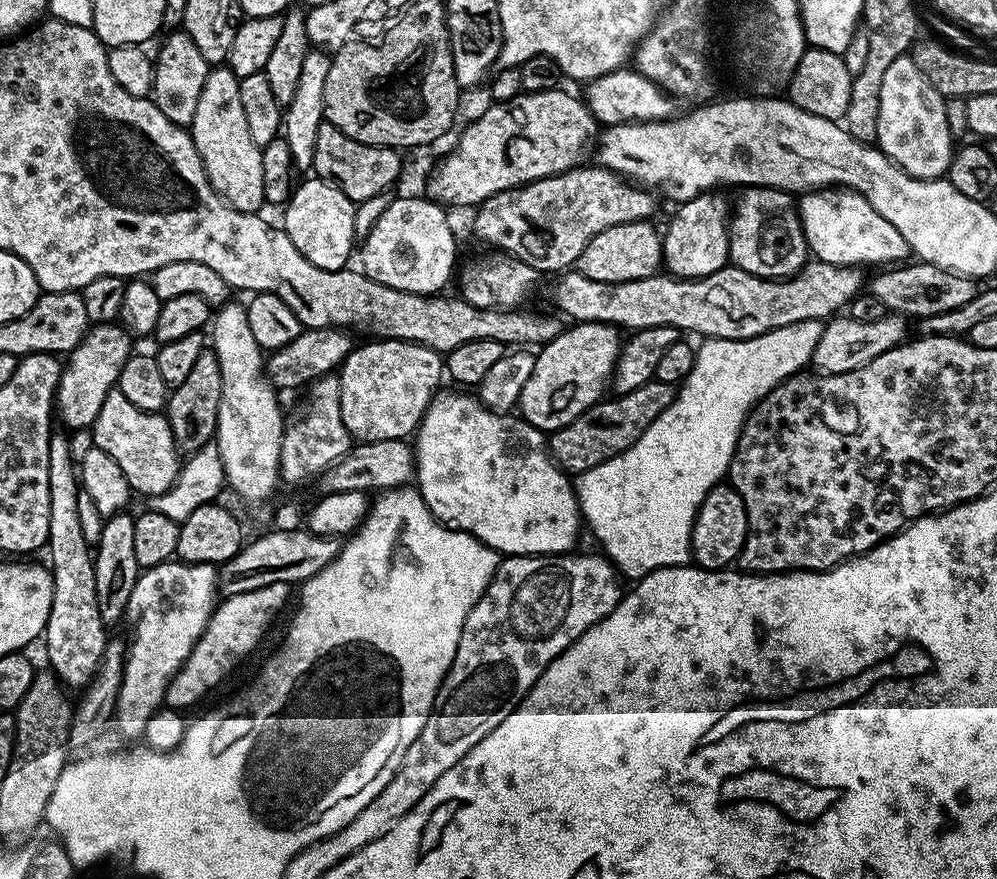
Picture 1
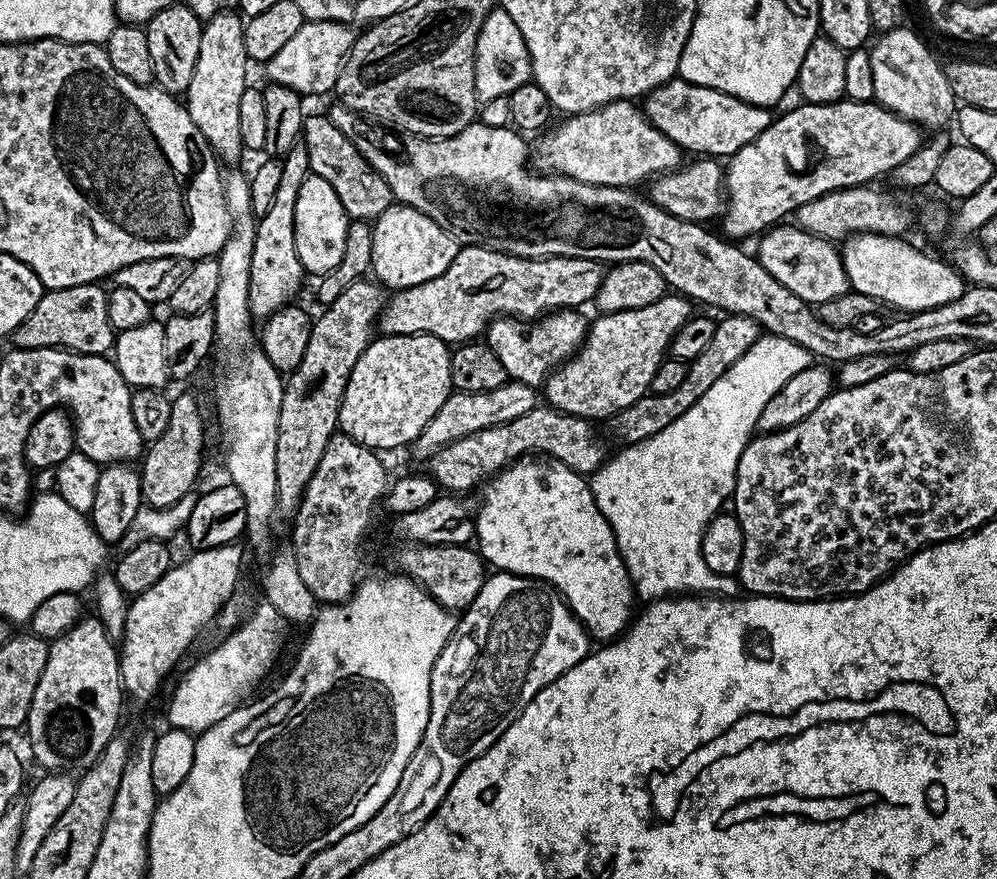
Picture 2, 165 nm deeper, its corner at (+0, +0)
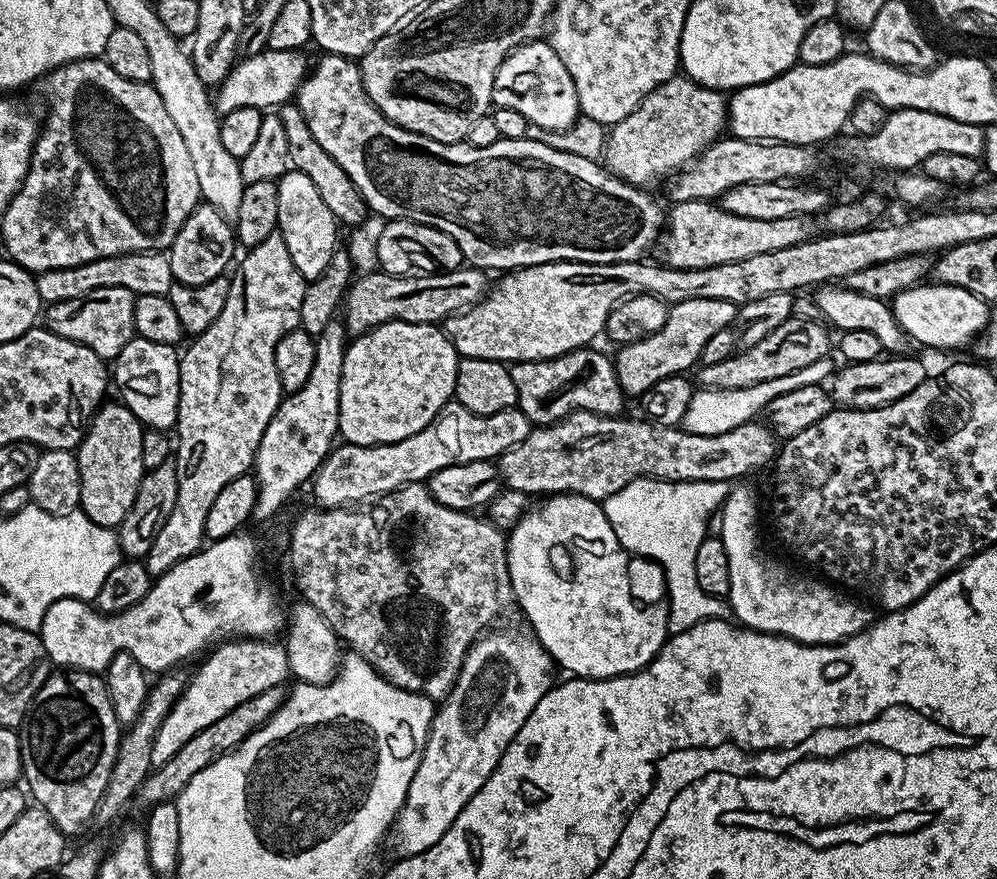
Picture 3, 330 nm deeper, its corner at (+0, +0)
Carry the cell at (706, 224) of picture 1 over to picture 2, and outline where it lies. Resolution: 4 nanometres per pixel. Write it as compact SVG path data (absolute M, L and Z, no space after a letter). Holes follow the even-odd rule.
M847 98L835 100L832 104L797 103L797 108L777 115L754 142L742 146L727 161L724 174L726 189L726 211L723 213L725 237L743 241L743 236L755 237L765 230L791 217L802 206L843 188L858 188L871 185L879 176L887 177L906 158L919 150L922 143L921 129L901 116L895 116L882 105L869 102L859 104Z

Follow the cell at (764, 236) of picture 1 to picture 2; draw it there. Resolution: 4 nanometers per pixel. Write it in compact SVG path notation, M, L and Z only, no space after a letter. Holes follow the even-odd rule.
M781 222L767 229L759 240L760 264L766 266L766 270L770 270L770 274L774 274L774 278L778 278L778 282L782 282L786 290L794 290L794 294L798 294L798 298L802 298L808 304L818 306L849 291L844 257L841 249L833 241L818 238L792 222Z

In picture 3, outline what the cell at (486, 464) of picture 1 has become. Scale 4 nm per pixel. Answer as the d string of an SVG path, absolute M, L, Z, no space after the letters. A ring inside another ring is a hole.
M569 492L548 494L541 500L540 508L525 512L506 536L512 594L532 623L531 631L553 661L573 677L609 680L642 670L670 635L668 617L659 607L645 606L632 596L627 578L630 556L618 542L601 501Z

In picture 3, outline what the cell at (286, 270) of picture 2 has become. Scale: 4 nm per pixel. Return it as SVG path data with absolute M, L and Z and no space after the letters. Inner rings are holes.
M279 231L272 232L266 242L258 242L258 246L247 249L243 255L239 257L240 265L239 260L235 265L236 272L234 268L231 273L230 298L226 298L222 314L218 314L214 326L195 337L180 356L180 397L174 429L178 502L174 502L170 518L166 518L148 551L146 563L153 574L170 570L178 561L200 551L206 540L206 514L210 514L210 505L218 498L218 490L253 467L258 442L262 442L262 434L266 434L266 426L270 426L270 418L274 418L274 410L278 410L282 399L274 352L286 333L300 327L306 281L298 266L294 266L294 258L290 258L290 250L286 250Z

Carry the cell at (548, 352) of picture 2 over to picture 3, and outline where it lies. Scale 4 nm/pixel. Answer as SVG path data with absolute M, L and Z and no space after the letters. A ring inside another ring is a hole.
M592 346L575 348L574 351L556 356L553 360L531 360L521 364L513 363L509 367L510 378L514 378L517 405L533 426L556 424L571 412L597 412L599 416L619 416L625 411L623 408L626 394L616 378L615 363L594 349Z

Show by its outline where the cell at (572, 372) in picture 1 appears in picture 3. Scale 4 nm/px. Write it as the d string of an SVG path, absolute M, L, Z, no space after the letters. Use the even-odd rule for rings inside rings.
M690 298L668 309L666 324L662 330L654 330L638 342L630 342L619 349L614 356L616 378L620 388L632 398L639 398L643 392L650 390L654 382L670 378L677 374L687 373L687 368L695 369L700 364L700 355L714 334L723 328L731 328L737 323L737 305L722 298Z

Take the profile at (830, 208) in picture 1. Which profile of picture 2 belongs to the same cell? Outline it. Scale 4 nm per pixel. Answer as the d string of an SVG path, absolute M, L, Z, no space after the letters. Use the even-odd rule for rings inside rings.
M861 232L843 241L844 269L851 291L866 294L881 305L889 304L892 308L901 308L899 311L904 314L930 310L934 306L946 306L948 302L954 302L963 294L966 281L949 261L947 264L936 256L927 256L906 241L907 239L899 236L880 236L876 232Z

